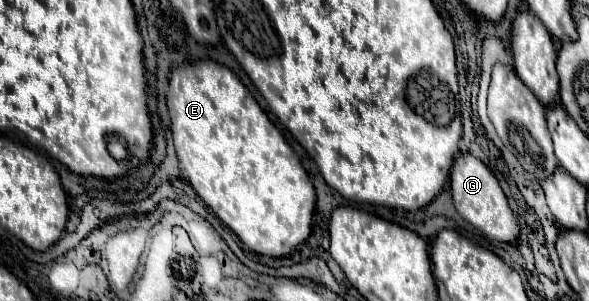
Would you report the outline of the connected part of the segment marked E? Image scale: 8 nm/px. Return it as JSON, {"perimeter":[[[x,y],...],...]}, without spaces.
{"perimeter":[[[210,59],[197,61],[196,65],[184,63],[176,67],[170,75],[166,101],[174,147],[188,183],[250,251],[268,257],[284,257],[310,237],[316,207],[314,185],[282,133],[228,67]]]}

